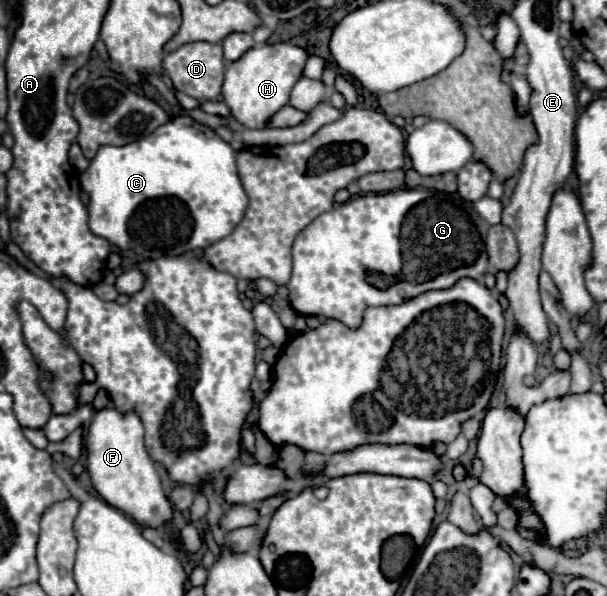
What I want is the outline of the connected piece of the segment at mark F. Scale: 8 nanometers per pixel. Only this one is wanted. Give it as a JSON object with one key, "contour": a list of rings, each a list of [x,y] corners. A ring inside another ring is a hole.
{"contour":[[[116,407],[96,411],[86,433],[86,453],[92,485],[106,503],[132,515],[134,521],[152,527],[172,517],[172,505],[164,495],[156,465],[144,447],[144,425],[136,411],[122,413]]]}

